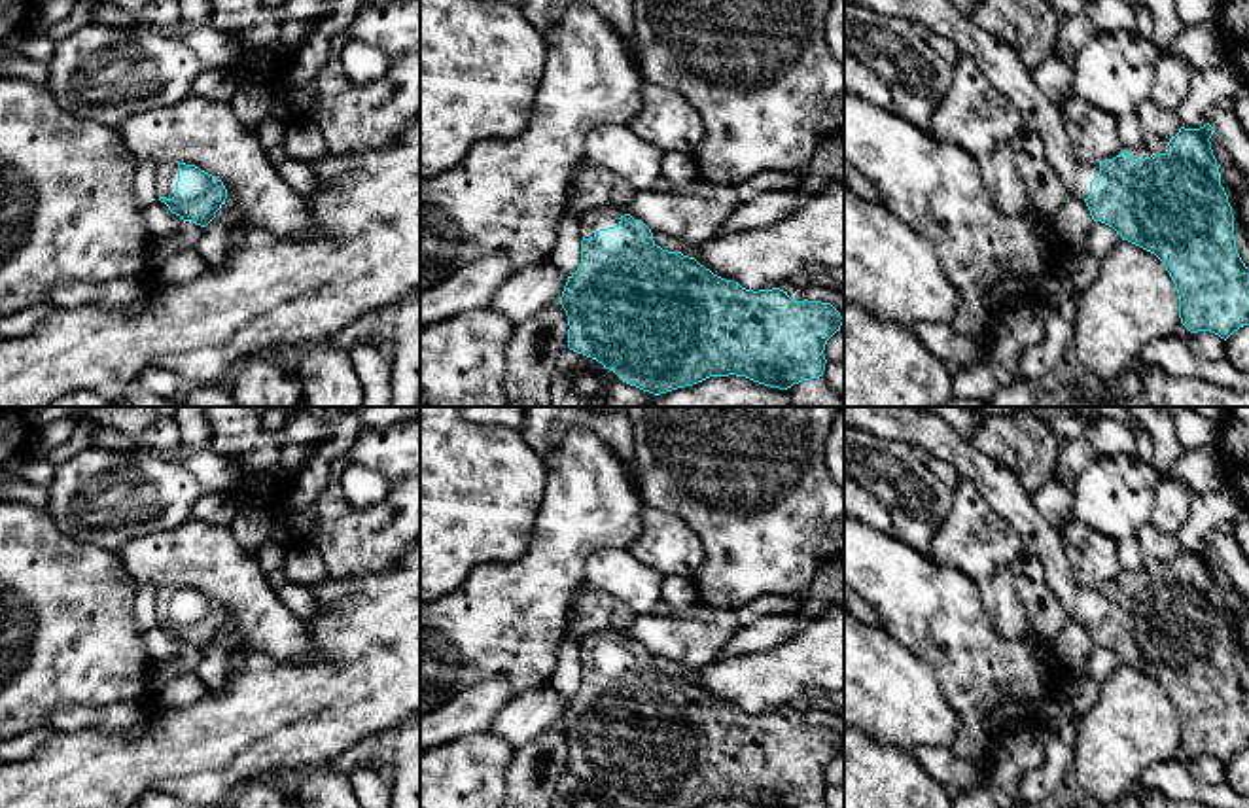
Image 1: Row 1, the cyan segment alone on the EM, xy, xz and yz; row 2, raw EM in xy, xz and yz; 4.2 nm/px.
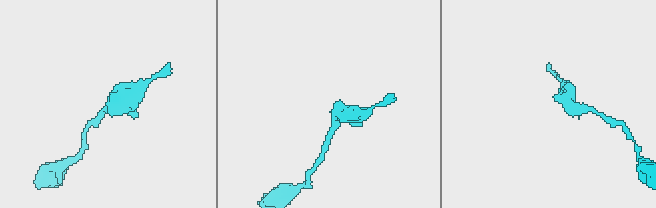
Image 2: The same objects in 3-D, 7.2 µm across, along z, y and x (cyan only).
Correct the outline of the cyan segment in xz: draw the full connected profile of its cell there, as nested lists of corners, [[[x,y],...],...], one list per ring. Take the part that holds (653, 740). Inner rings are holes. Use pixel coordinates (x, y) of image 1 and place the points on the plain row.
[[[600,630],[587,634],[581,641],[583,664],[581,664],[581,687],[577,694],[568,700],[560,729],[568,740],[568,772],[596,783],[604,793],[613,795],[626,808],[698,808],[710,800],[746,800],[759,808],[799,808],[802,804],[819,802],[825,795],[825,768],[840,755],[844,742],[831,727],[821,725],[793,725],[787,715],[780,711],[772,713],[746,713],[734,704],[725,704],[713,698],[710,693],[700,689],[695,681],[683,679],[681,676],[668,676],[655,668],[651,653],[634,643],[630,638],[621,640],[615,630]]]

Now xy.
[[[185,587],[157,588],[159,624],[184,645],[206,651],[225,628],[221,604]]]

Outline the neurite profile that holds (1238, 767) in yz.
[[[1249,749],[1234,755],[1226,764],[1226,783],[1240,795],[1249,797]]]

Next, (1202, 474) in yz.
[[[1211,447],[1185,450],[1173,465],[1173,477],[1192,494],[1211,494],[1226,484],[1221,460]]]

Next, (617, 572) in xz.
[[[602,549],[585,562],[585,585],[649,613],[660,600],[664,575],[640,562],[628,549]]]

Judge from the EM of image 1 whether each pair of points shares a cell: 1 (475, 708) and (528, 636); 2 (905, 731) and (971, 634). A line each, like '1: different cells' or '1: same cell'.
1: different cells
2: different cells

